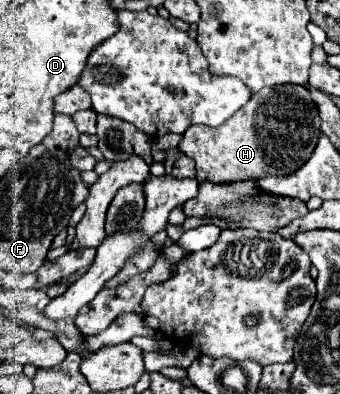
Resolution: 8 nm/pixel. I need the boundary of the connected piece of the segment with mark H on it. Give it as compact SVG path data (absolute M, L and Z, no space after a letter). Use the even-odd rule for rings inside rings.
M282 84L282 86L272 86L272 88L262 88L258 94L254 94L254 98L244 106L244 108L240 108L234 116L230 116L222 126L218 126L218 128L210 128L210 126L190 126L186 132L184 132L184 136L182 136L182 142L178 144L178 152L182 152L184 156L188 156L188 158L192 158L194 162L196 162L196 170L198 170L198 182L202 184L202 182L212 182L212 184L230 184L230 182L238 182L238 180L260 180L262 176L288 176L288 174L292 174L292 172L296 172L302 164L306 164L308 160L310 160L310 156L312 156L312 152L314 152L314 148L316 148L316 142L318 142L318 138L320 138L320 120L318 120L318 110L314 108L314 104L310 102L310 94L306 92L306 88L304 86L296 86L296 84ZM266 140L274 146L274 156L276 158L272 158L272 160L268 160L268 150L266 150ZM280 146L284 146L284 148L290 148L290 150L294 150L294 156L296 154L300 154L300 158L294 158L294 156L284 156L278 148Z

